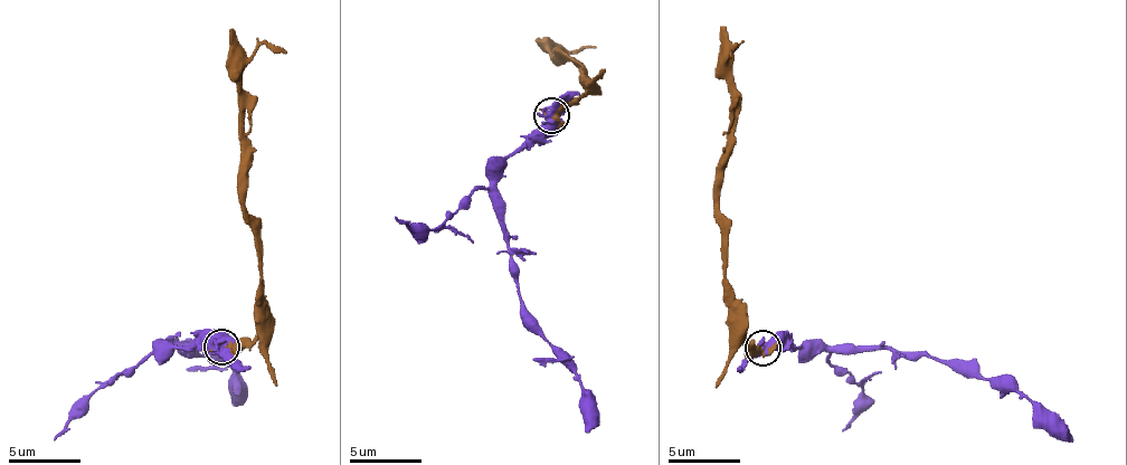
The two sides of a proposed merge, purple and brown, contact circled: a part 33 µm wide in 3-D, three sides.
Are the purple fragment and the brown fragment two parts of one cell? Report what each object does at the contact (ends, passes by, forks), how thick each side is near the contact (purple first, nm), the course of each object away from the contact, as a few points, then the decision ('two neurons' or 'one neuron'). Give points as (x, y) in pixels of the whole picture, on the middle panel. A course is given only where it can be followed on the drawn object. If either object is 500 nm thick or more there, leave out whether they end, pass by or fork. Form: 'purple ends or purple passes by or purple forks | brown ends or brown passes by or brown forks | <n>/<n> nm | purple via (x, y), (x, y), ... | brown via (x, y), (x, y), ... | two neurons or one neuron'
purple forks | brown forks | 480/240 nm | purple via (550, 116), (508, 160), (496, 182), (508, 271), (519, 290), (522, 319), (583, 389), (588, 433) | brown via (550, 116), (575, 105), (585, 89), (578, 63), (560, 49), (555, 59), (551, 53), (597, 48) | one neuron

